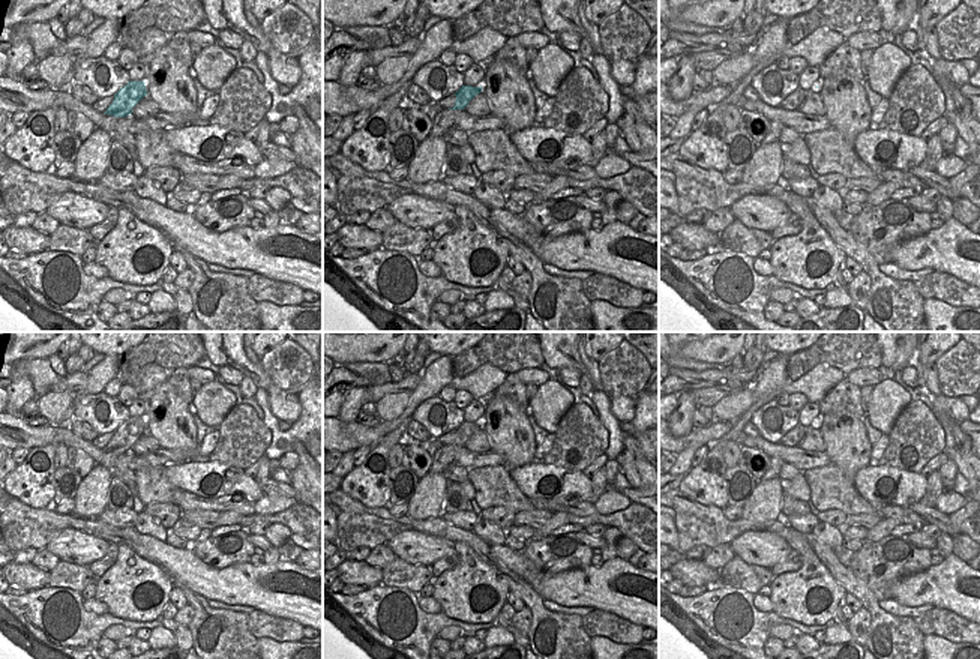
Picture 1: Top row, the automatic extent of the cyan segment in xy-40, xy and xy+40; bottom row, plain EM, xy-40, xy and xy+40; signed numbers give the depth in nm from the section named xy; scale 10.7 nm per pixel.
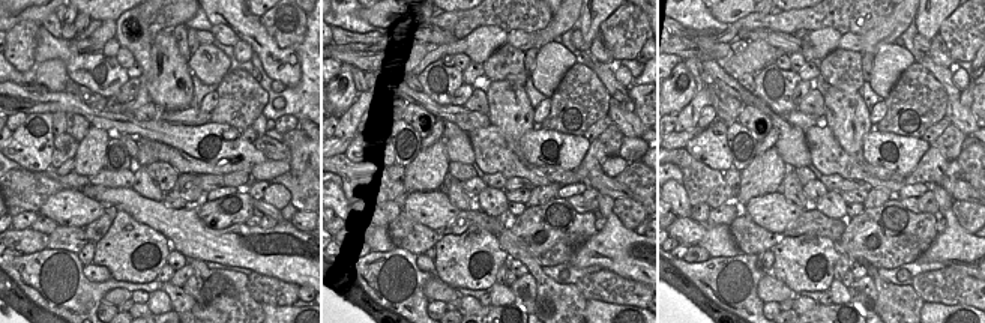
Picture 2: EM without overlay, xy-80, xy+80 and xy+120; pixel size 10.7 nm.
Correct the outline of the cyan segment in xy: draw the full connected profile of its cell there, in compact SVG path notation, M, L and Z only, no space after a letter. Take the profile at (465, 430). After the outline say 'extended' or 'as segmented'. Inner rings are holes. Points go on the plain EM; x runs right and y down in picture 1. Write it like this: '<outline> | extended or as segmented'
M462 422L456 429L456 437L455 437L455 443L449 444L449 446L441 446L440 449L435 450L434 458L432 458L432 465L429 468L429 473L444 473L444 470L449 465L456 465L453 462L453 456L452 456L452 449L455 446L464 446L468 438L482 428L482 422L480 423L471 423L471 422Z | extended

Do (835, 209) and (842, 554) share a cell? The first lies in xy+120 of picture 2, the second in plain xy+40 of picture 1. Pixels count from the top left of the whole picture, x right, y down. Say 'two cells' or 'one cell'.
two cells

